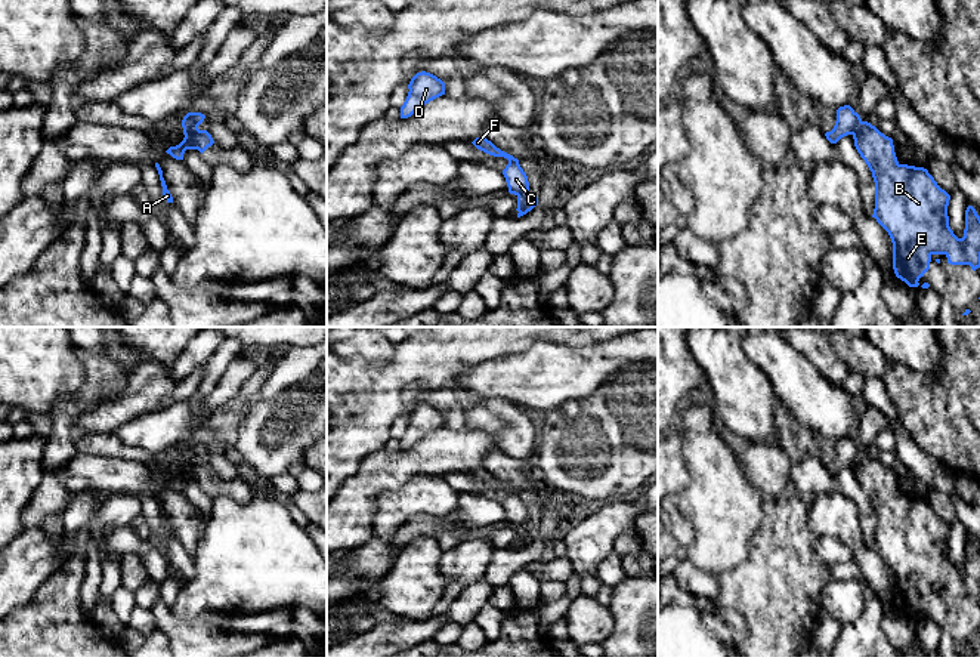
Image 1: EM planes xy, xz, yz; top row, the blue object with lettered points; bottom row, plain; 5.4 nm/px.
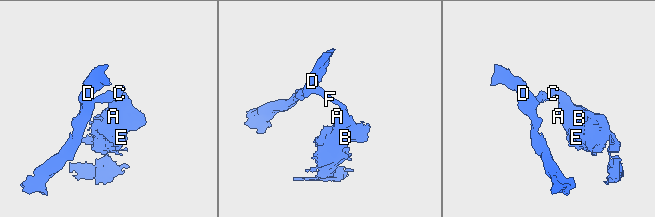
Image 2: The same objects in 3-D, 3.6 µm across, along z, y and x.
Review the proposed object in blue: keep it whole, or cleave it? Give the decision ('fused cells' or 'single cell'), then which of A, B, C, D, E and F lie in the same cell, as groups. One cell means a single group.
fused cells; groups A B E / C D F

